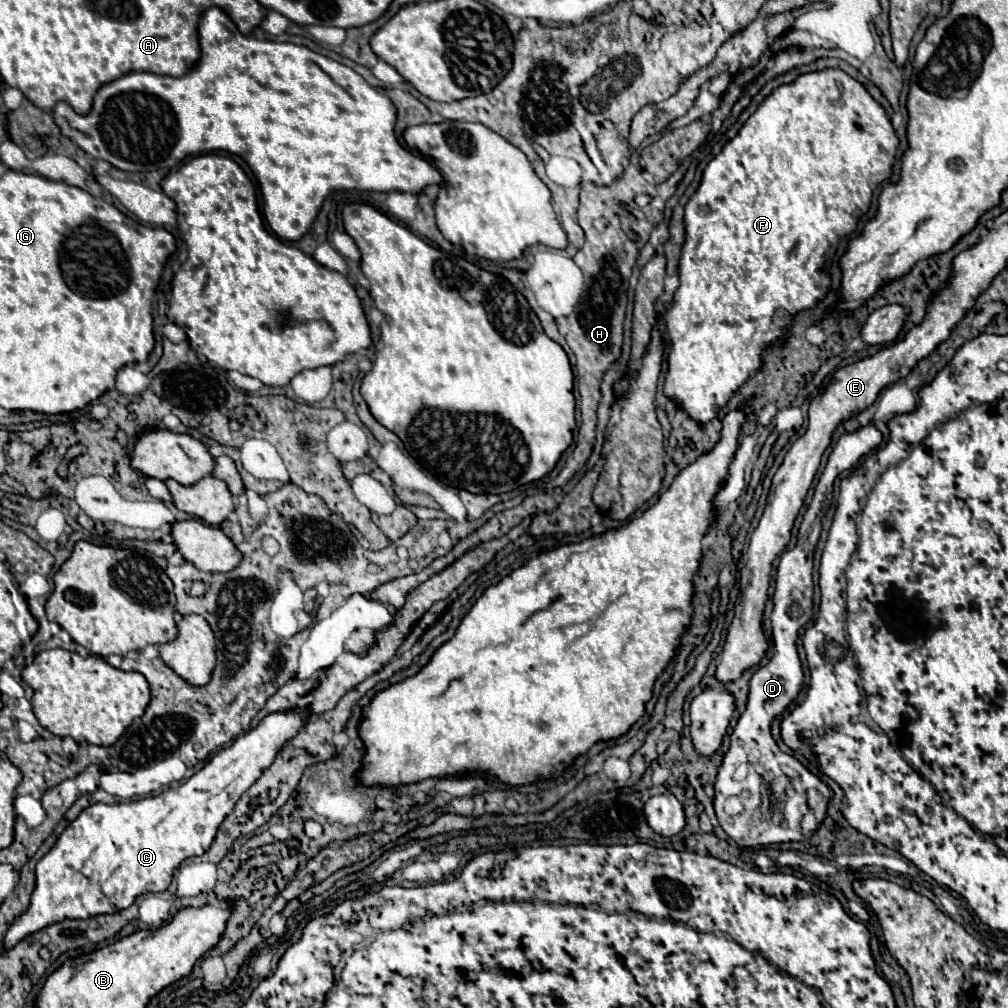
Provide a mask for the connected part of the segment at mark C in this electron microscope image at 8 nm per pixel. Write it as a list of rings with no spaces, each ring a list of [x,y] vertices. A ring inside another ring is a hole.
[[[293,706],[287,710],[267,714],[257,728],[241,734],[229,748],[219,750],[199,772],[187,782],[161,792],[159,796],[141,798],[127,804],[93,804],[85,808],[59,836],[55,846],[37,864],[37,886],[31,896],[31,906],[25,916],[13,922],[13,928],[5,934],[5,946],[13,946],[25,936],[65,918],[87,918],[97,914],[113,914],[129,908],[139,894],[163,892],[169,888],[173,872],[187,858],[201,856],[215,838],[215,832],[223,818],[233,810],[239,796],[271,766],[285,742],[293,740],[309,720],[307,706]]]

